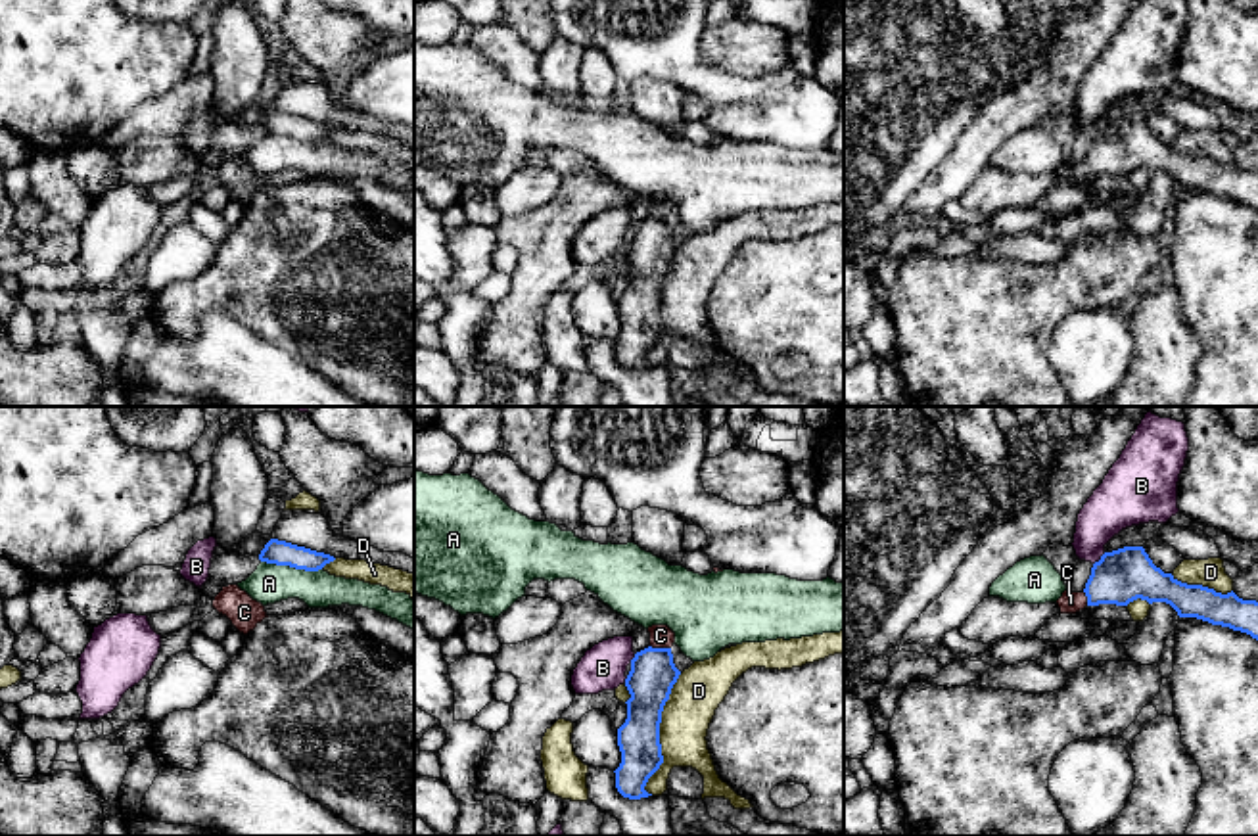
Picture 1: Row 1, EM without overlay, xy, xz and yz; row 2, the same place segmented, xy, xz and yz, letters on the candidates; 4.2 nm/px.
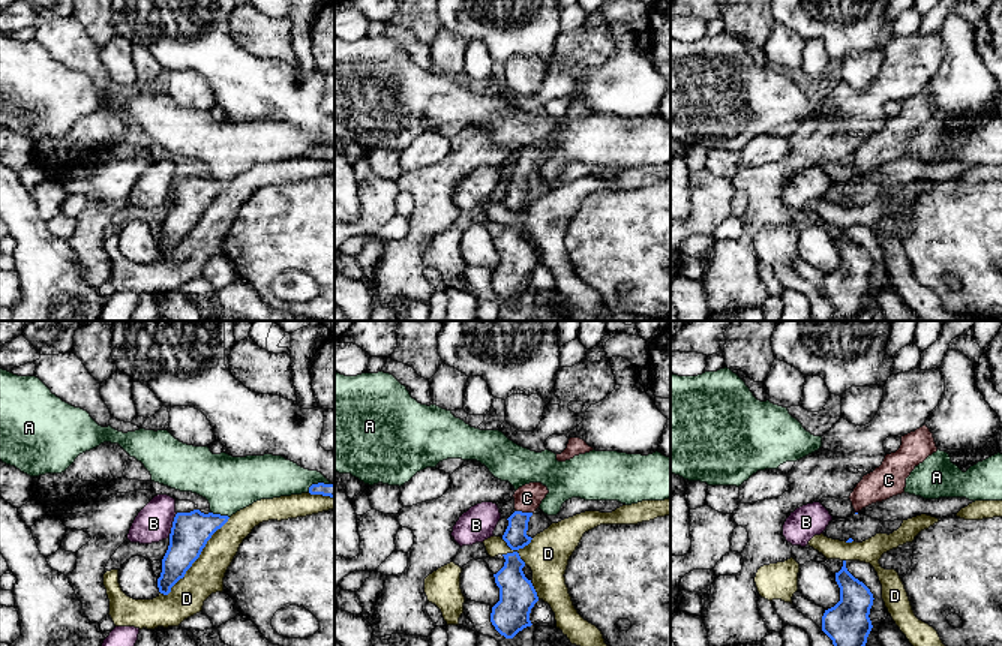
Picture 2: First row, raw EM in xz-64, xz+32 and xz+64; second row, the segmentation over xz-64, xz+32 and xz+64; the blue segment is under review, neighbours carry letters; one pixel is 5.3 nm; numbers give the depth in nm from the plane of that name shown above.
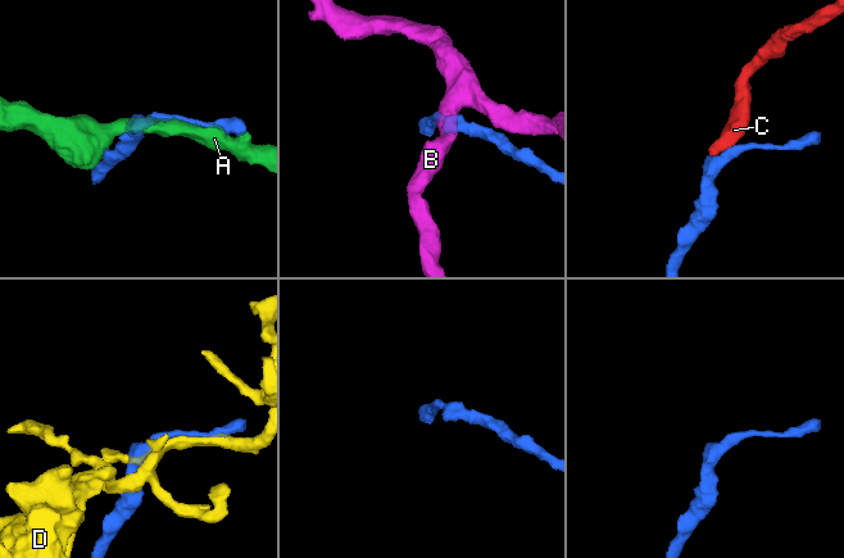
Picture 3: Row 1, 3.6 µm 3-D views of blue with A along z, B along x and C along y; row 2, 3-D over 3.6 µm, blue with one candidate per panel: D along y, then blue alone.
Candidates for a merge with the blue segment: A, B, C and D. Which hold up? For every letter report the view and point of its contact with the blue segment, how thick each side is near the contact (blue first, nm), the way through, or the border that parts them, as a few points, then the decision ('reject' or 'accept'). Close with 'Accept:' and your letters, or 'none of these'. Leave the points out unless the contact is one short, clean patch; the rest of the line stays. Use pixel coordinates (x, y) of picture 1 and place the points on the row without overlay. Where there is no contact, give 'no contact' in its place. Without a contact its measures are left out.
A: xy (292, 137) | 110/170 nm | reject
B: yz (1101, 129) | 220/220 nm | along yz (1105, 123), (1094, 135) | reject
C: xz (660, 219) | 190/100 nm | across xz (652, 244), (660, 219), (660, 206) | accept
D: xz (658, 305) | 190/200 nm | reject
Accept: C

